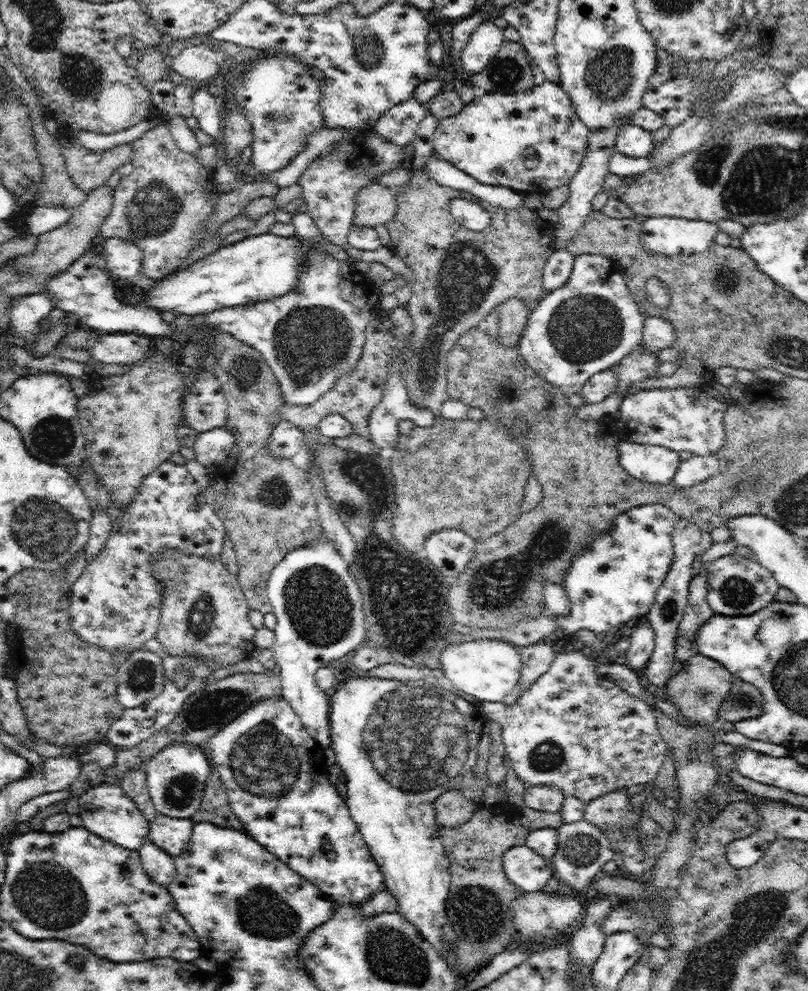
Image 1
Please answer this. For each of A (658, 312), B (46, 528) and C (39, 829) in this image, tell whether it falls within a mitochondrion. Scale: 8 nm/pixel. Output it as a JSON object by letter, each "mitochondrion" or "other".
{"A":"other","B":"mitochondrion","C":"other"}

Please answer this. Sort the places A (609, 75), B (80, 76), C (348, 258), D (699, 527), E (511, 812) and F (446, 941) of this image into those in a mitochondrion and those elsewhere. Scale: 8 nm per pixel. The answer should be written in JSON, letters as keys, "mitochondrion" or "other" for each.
{"A":"mitochondrion","B":"mitochondrion","C":"other","D":"other","E":"other","F":"mitochondrion"}

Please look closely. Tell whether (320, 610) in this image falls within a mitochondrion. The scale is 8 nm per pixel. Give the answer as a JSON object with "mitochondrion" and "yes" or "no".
{"mitochondrion":"yes"}

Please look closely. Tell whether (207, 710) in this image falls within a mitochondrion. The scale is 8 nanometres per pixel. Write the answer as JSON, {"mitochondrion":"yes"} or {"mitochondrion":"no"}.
{"mitochondrion":"yes"}

